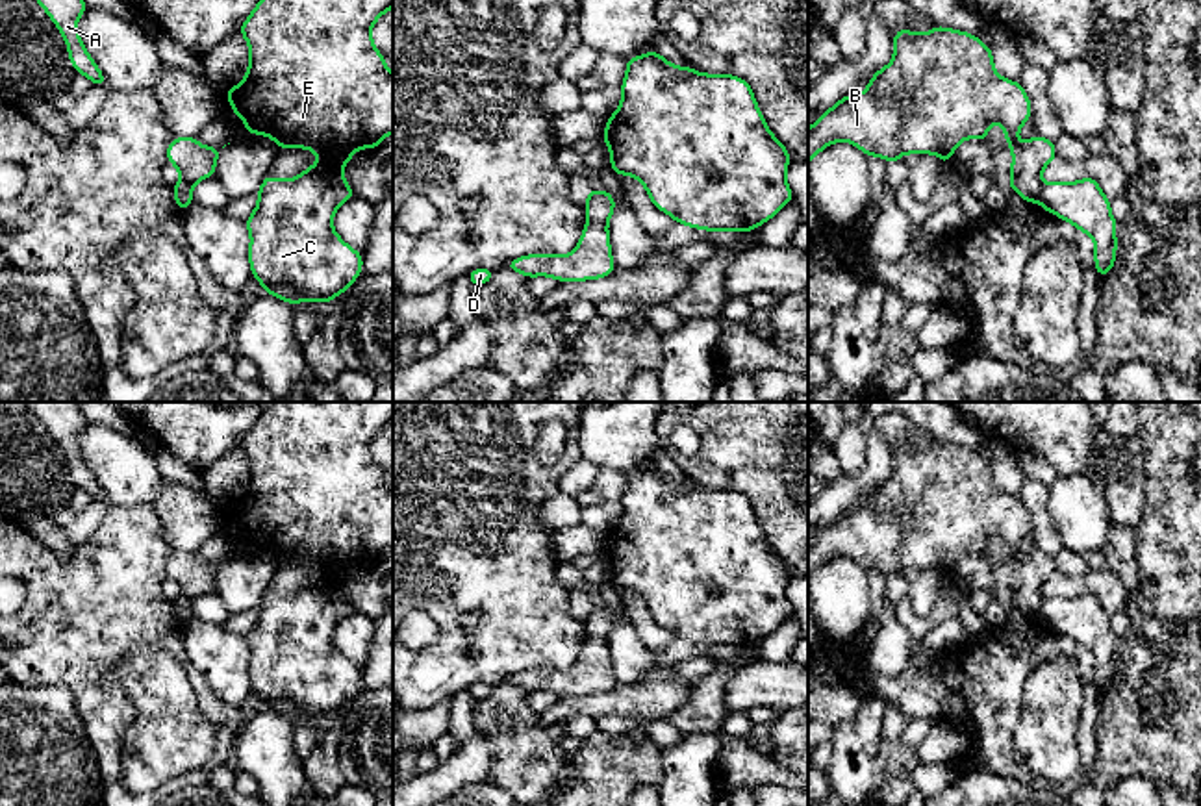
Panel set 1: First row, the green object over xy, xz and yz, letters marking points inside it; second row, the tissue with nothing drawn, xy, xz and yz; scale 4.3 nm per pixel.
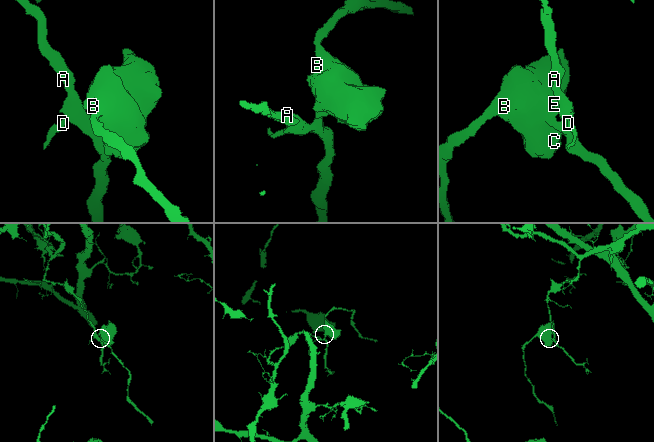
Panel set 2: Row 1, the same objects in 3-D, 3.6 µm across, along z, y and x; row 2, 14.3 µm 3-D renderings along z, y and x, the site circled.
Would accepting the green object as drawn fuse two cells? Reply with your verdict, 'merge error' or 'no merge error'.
merge error

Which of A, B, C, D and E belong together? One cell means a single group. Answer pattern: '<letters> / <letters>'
A D / B C E

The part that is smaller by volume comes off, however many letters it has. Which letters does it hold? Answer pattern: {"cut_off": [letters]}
{"cut_off": ["B", "C", "E"]}

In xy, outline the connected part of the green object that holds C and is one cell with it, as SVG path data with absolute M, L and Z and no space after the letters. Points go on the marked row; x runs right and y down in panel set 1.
M259 0L239 33L248 43L248 70L243 82L226 91L234 113L247 124L247 135L271 137L278 148L313 150L319 161L289 180L267 172L258 189L258 206L245 220L250 233L248 263L267 295L291 306L324 302L347 291L361 272L361 252L350 248L334 230L337 208L354 198L343 167L361 148L378 148L393 133L393 74L371 35L373 24L393 7L393 0Z

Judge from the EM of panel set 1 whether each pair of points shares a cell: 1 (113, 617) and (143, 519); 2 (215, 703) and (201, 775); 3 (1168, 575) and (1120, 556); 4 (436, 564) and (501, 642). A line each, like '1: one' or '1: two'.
1: one
2: one
3: two
4: one

